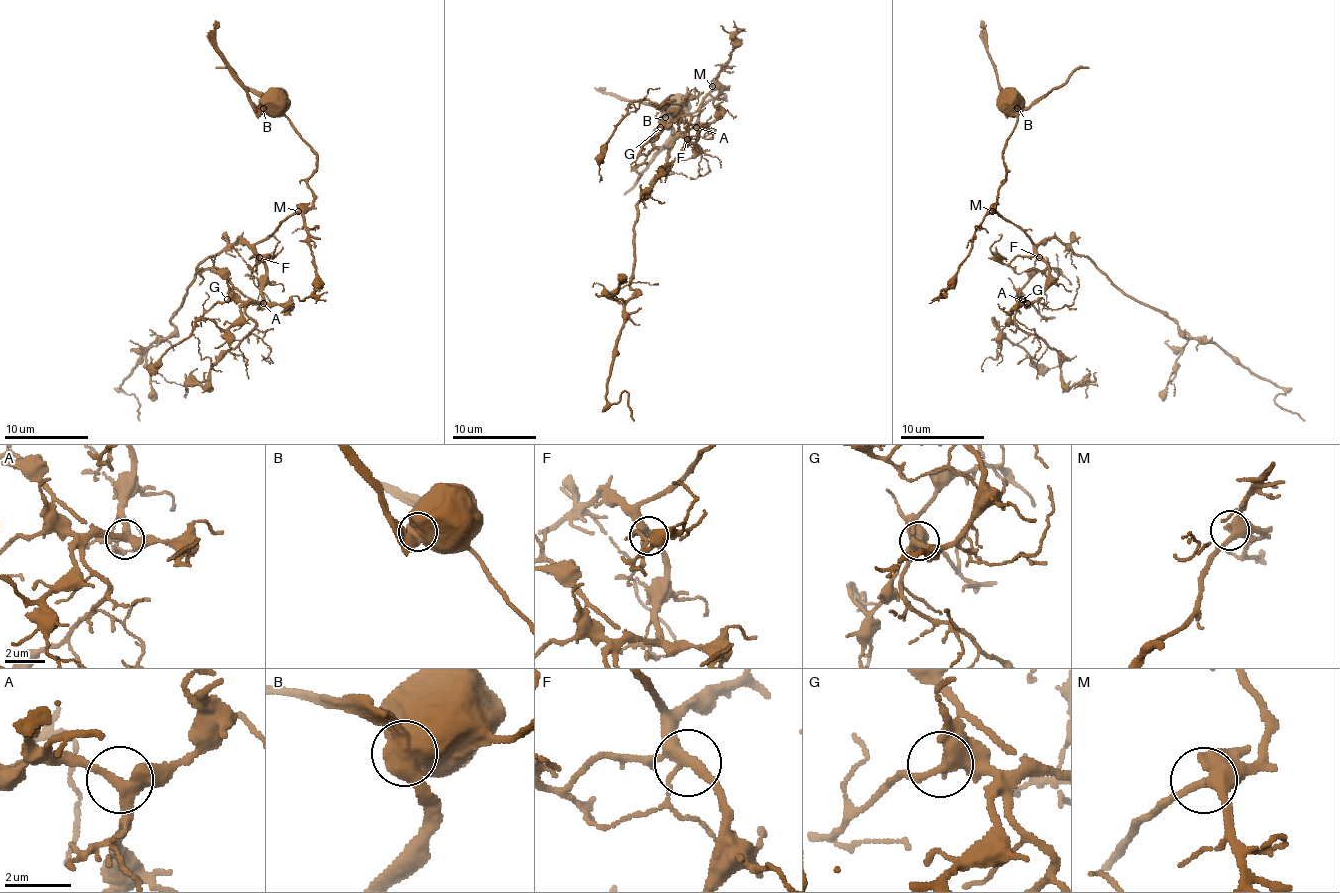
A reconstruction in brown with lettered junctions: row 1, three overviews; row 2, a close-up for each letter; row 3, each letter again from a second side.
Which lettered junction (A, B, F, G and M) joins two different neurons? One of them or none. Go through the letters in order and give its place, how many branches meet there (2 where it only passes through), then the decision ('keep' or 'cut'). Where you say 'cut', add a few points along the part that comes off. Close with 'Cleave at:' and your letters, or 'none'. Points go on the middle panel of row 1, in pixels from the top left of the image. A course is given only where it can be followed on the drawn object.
A: (696, 127) | 3 | keep
B: (665, 117) | 3 | cut | (665, 116), (653, 105), (602, 93), (599, 86)
F: (687, 139) | 4 | keep
G: (660, 127) | 3 | keep
M: (712, 86) | 3 | keep
Cleave at: B

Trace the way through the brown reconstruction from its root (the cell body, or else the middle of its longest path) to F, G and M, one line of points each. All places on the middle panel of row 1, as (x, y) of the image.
F: (674, 105), (695, 112), (725, 97), (726, 89), (713, 89), (704, 99), (681, 135), (687, 139)
G: (674, 105), (695, 112), (725, 97), (726, 89), (713, 89), (681, 135), (700, 146), (686, 122), (660, 127)
M: (674, 105), (679, 103), (695, 112), (710, 99), (725, 97), (719, 97), (726, 89), (712, 86)

